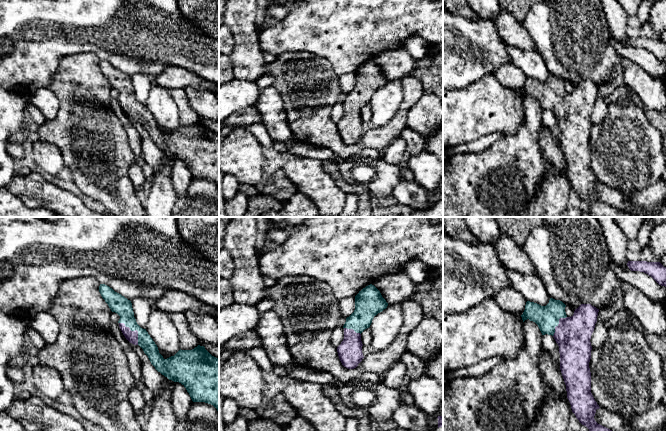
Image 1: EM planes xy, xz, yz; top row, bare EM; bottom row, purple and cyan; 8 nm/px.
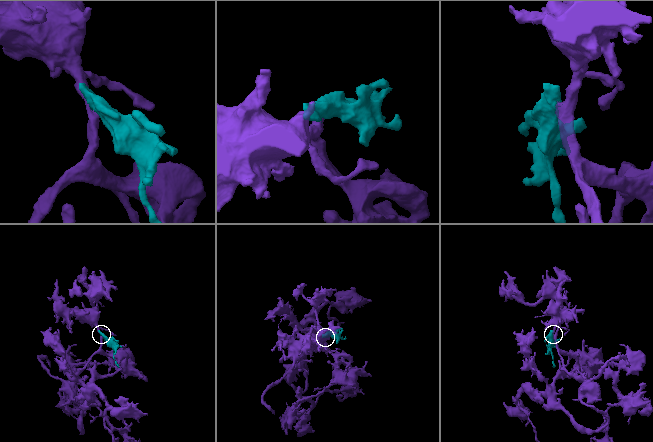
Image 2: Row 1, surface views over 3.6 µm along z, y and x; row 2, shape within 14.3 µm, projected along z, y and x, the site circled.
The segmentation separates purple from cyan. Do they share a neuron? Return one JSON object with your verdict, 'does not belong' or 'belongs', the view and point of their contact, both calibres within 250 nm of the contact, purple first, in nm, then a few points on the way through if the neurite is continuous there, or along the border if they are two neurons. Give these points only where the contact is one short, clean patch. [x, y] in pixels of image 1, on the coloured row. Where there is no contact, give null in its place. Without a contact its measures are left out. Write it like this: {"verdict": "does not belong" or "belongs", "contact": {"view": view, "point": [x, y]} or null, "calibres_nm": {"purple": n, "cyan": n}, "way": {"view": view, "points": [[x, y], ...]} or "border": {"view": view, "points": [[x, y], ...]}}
{"verdict": "belongs", "contact": {"view": "xy", "point": [135, 330]}, "calibres_nm": {"purple": 100, "cyan": 150}, "way": {"view": "xy", "points": [[132, 336], [135, 330], [119, 304]]}}

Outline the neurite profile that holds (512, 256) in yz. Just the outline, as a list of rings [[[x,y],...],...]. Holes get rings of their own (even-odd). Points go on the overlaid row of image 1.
[[[501,231],[493,246],[497,257],[506,268],[521,274],[537,274],[523,248],[505,232]]]

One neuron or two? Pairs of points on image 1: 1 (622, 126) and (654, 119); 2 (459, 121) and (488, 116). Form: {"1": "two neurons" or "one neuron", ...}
{"1": "two neurons", "2": "one neuron"}

